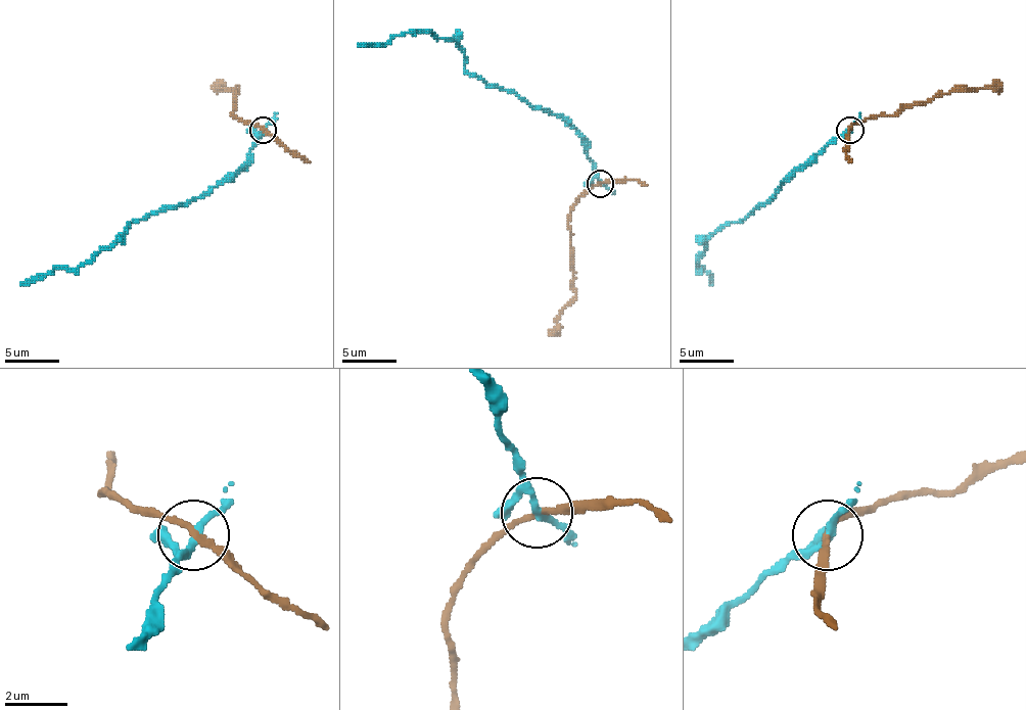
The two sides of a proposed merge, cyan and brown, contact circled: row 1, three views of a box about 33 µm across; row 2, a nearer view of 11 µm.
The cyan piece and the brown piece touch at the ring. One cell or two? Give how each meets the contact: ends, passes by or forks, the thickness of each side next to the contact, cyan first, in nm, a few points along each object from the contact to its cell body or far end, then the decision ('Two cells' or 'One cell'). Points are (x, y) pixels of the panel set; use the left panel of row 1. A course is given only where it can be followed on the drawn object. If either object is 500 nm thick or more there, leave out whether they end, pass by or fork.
At the ring cyan passes by. At the ring brown passes by. Thickness 200 nm (cyan) against 180 nm. Course of cyan: (264, 129), (247, 161), (228, 181), (187, 203), (127, 222), (115, 238), (75, 269), (53, 269), (20, 285). Course of brown: (264, 129), (231, 115), (239, 91), (212, 86). Two cells

